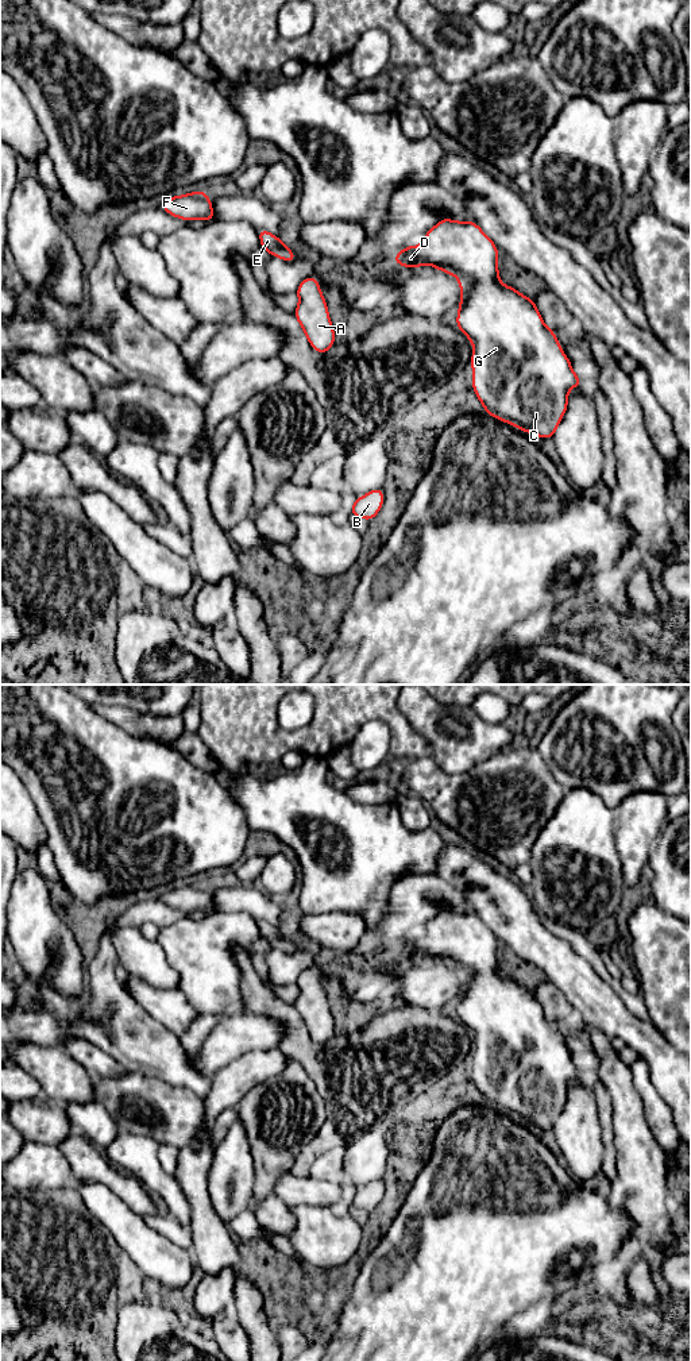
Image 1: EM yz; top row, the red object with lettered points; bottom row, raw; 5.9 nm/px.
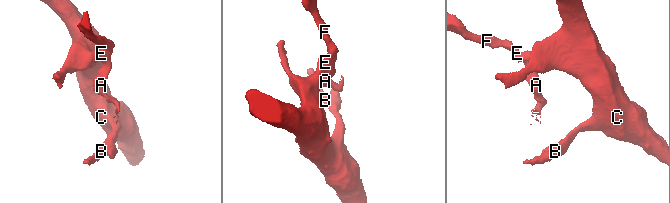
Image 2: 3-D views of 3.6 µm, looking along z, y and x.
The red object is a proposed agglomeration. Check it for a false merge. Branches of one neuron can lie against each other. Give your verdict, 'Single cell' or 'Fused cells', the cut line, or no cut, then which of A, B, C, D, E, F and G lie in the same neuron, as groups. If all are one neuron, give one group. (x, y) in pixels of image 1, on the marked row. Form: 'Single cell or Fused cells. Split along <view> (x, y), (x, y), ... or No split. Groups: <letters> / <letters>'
Fused cells. Split along yz (281, 243), (284, 246). Groups: A E F / B C D G

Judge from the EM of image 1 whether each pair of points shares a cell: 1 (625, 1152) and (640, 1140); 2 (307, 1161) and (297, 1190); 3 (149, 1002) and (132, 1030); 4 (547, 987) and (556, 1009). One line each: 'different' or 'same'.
1: same
2: different
3: different
4: same

